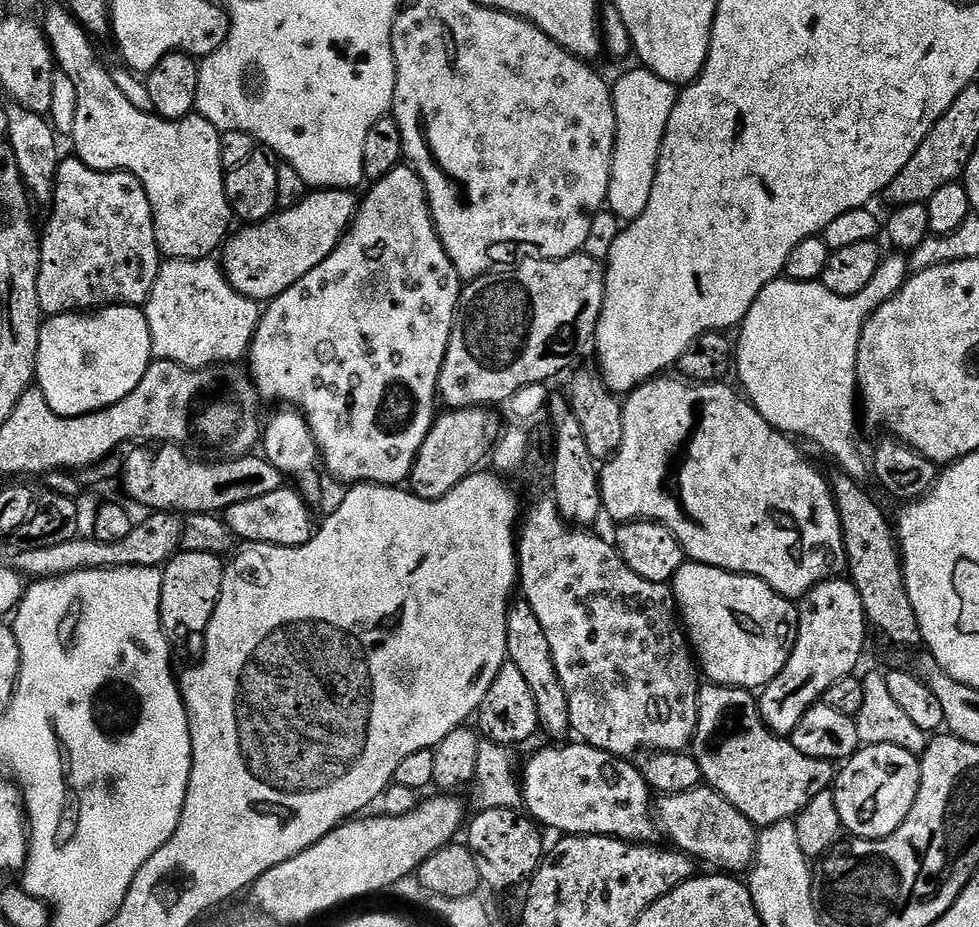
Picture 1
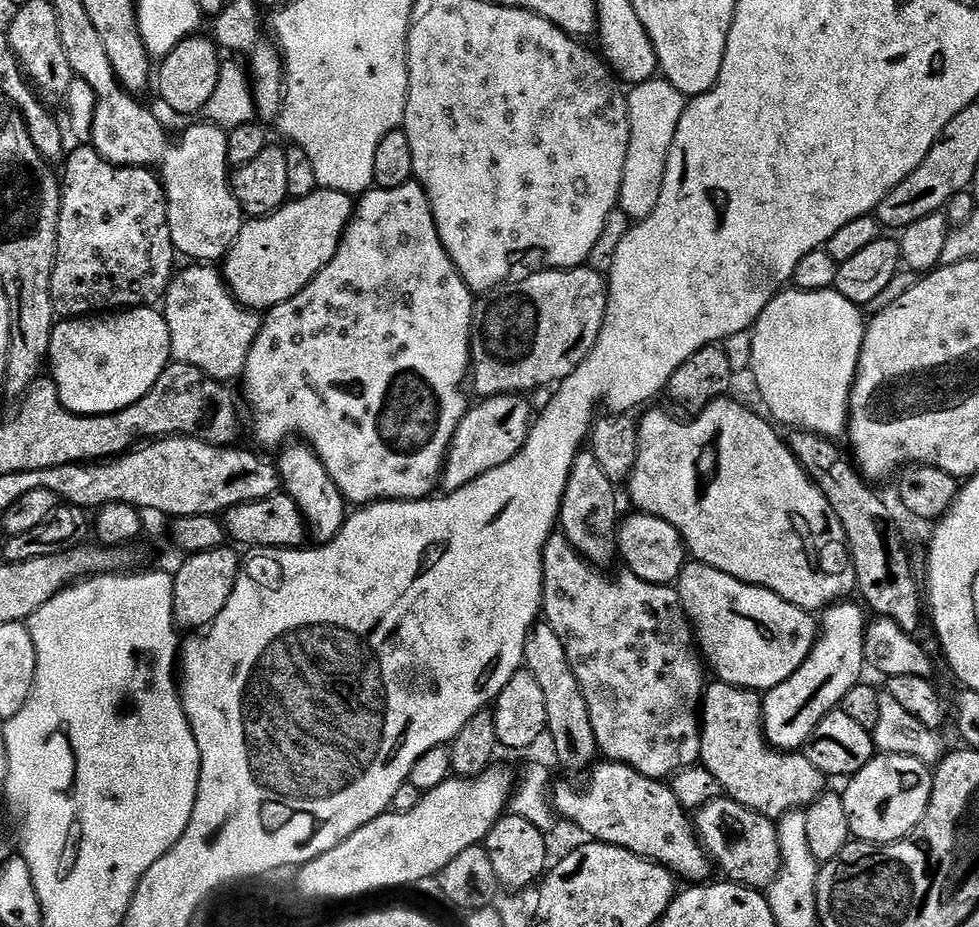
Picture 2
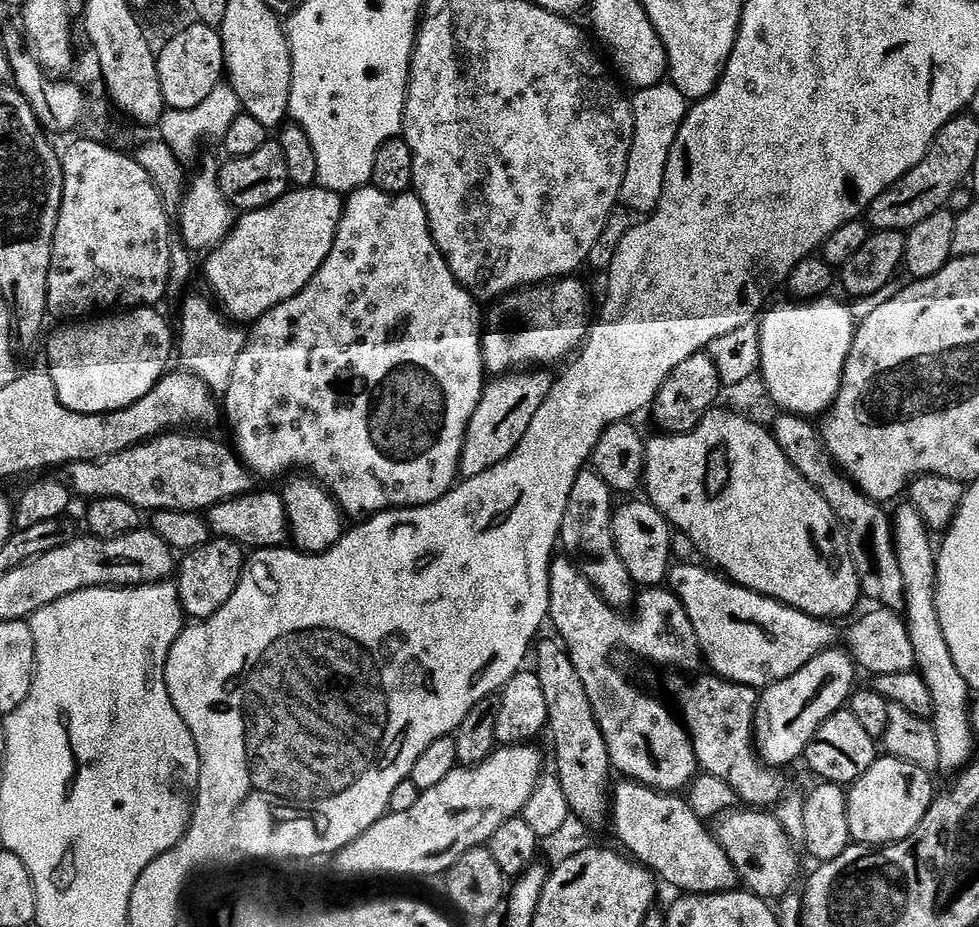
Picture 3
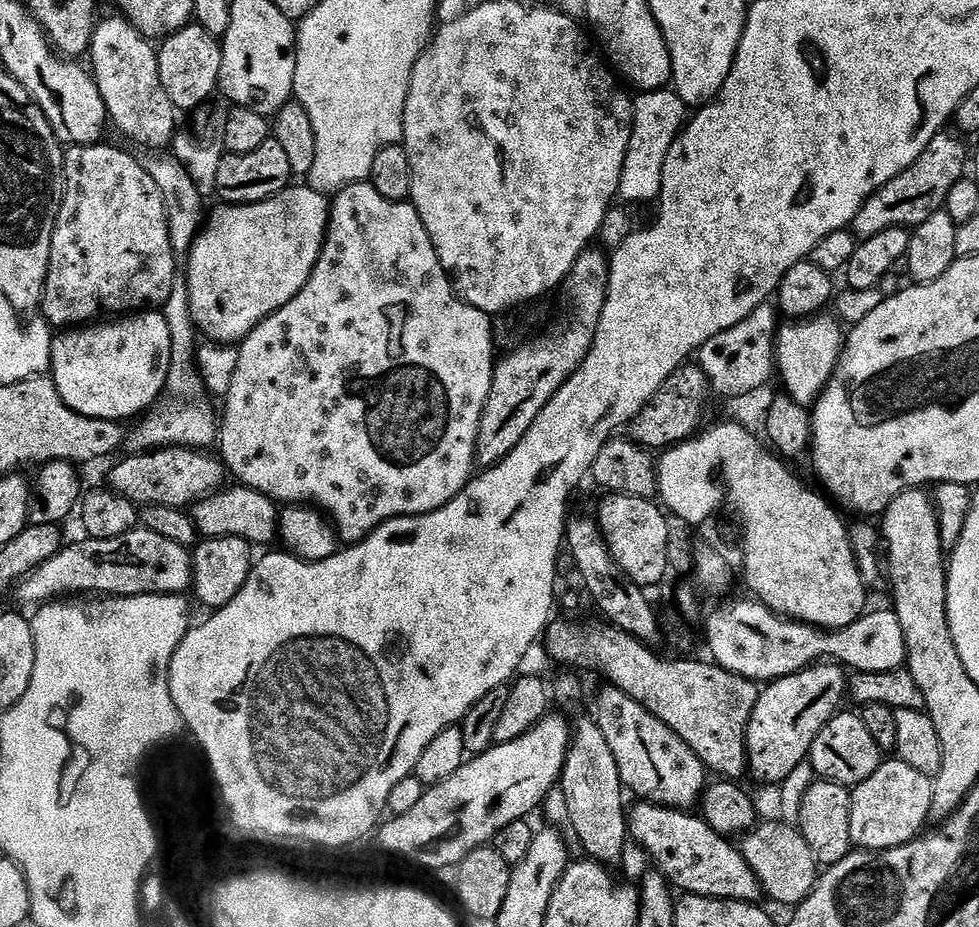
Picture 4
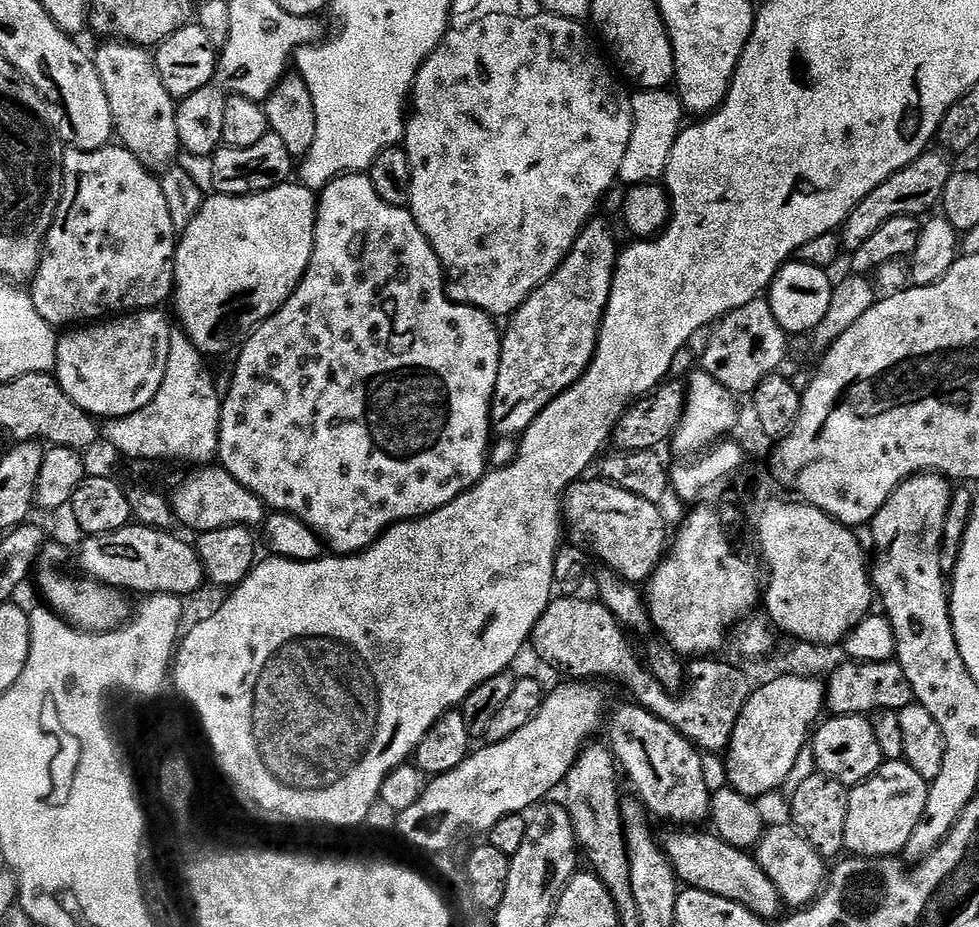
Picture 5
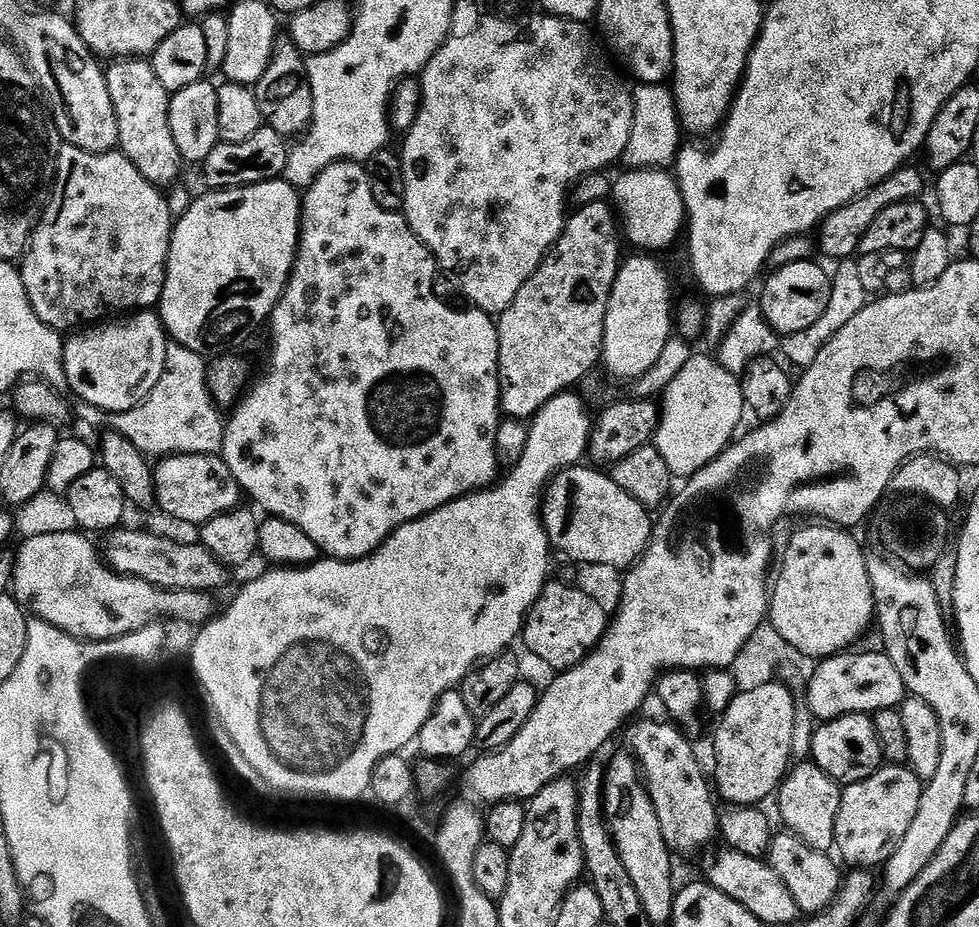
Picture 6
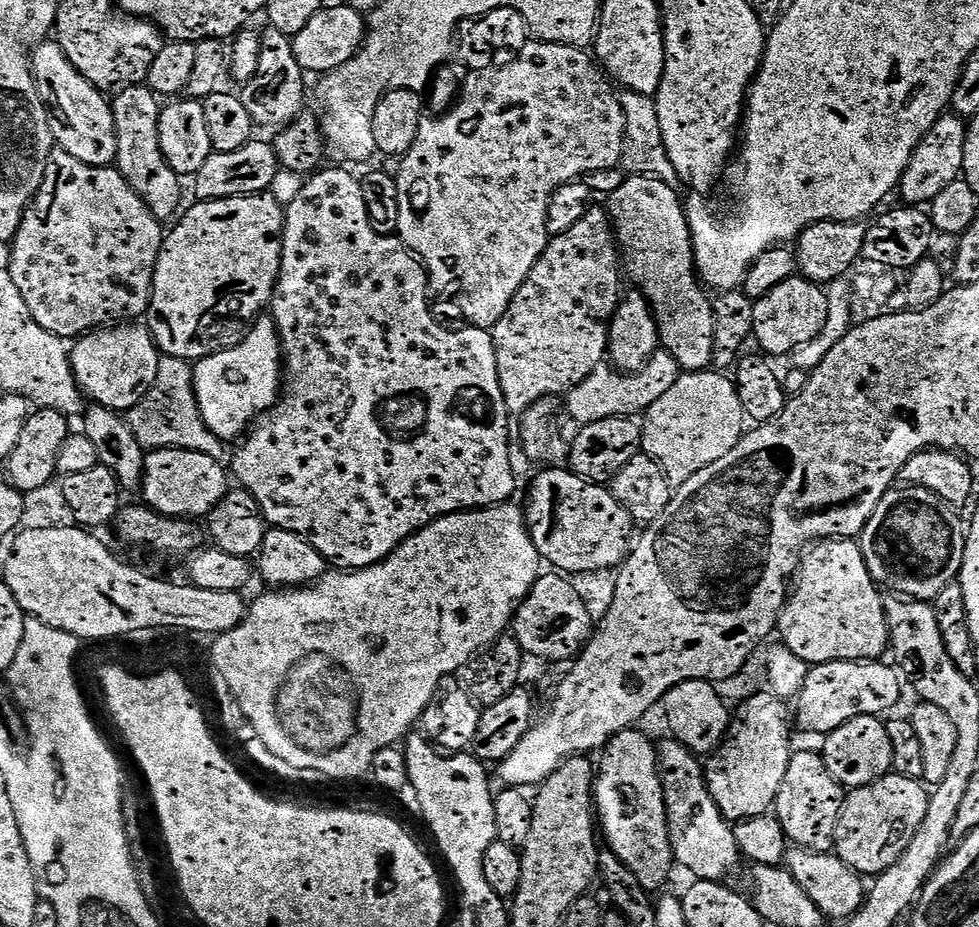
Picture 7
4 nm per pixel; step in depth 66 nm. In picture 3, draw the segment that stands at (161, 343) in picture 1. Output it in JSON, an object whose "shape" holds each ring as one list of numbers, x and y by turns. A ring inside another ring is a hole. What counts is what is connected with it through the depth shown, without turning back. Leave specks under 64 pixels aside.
{"shape":[[202,296,188,297,180,312,180,332,178,328,176,340,176,352,179,356,179,364,185,371,194,374,200,381,206,382,206,386,212,394,218,398,227,395,230,378,234,370,236,354,244,347,245,335,234,328,221,311,209,300]]}

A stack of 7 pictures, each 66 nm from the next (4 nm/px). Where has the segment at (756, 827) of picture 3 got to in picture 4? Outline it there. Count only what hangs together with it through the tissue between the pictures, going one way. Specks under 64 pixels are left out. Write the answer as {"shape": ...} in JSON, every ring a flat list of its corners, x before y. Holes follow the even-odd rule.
{"shape":[[788,822,777,823,760,824,757,828,749,827,743,833,744,841,739,841,738,847,755,874,756,883,762,889,763,895,765,892,770,899,777,900,780,904,798,906,812,893,812,886,818,879,818,856,807,844,799,827,791,828,792,824]]}

